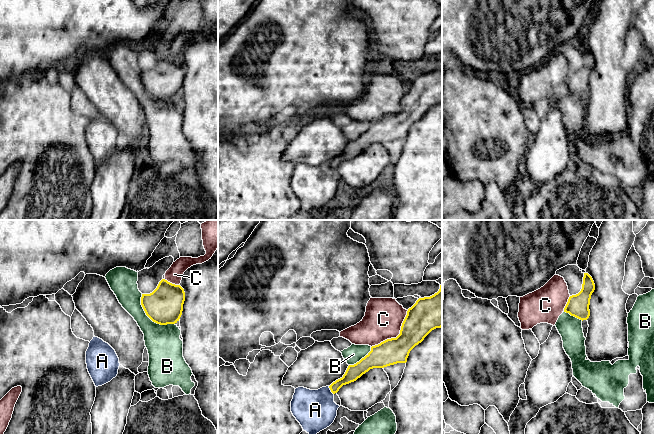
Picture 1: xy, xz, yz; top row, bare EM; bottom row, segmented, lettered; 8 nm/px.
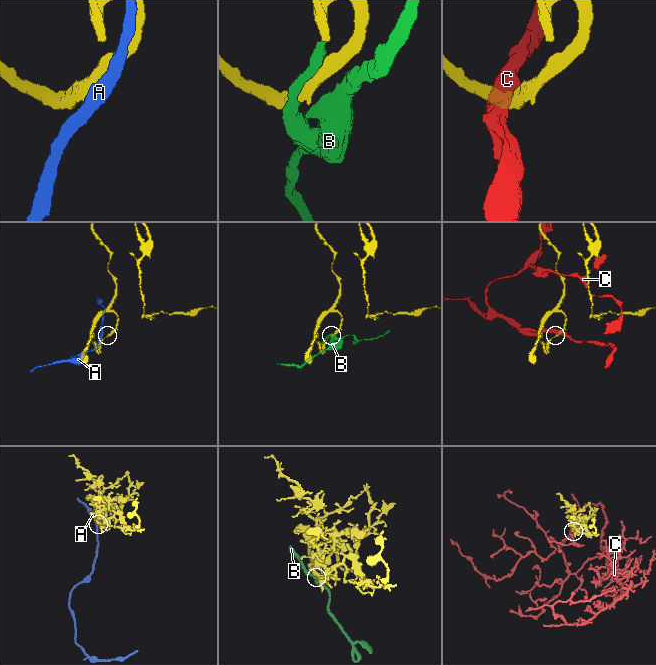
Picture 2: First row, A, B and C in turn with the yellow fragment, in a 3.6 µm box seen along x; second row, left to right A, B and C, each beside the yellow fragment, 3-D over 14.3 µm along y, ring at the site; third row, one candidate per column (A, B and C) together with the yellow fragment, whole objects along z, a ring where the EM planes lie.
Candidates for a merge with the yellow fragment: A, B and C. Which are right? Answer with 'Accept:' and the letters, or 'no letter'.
Accept: B

